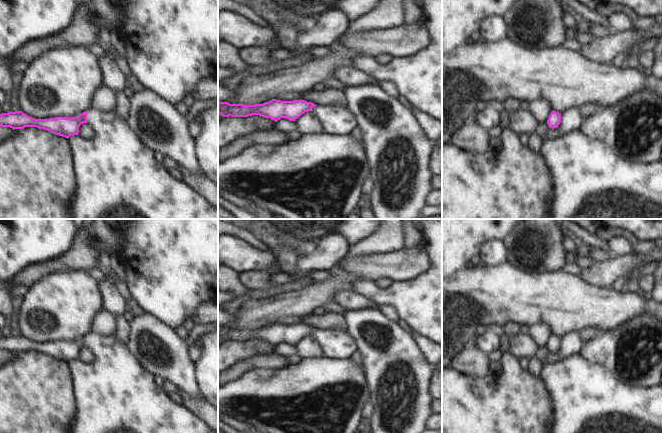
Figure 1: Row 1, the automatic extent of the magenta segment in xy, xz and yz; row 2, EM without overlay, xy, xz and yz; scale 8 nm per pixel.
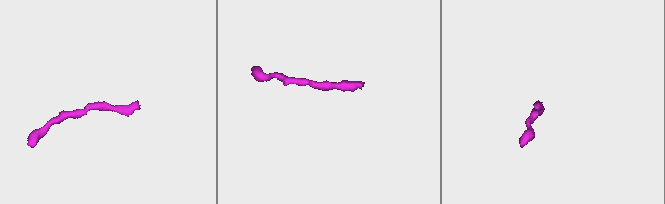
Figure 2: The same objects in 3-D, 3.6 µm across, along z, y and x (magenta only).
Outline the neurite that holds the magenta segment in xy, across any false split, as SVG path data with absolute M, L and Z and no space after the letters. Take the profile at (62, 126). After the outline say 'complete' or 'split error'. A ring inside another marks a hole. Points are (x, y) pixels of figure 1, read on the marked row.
M90 108L75 117L49 119L34 119L22 111L15 111L0 114L0 126L12 129L37 127L68 139L76 175L76 196L69 205L71 219L218 219L218 209L185 181L172 178L155 161L152 150L113 111L98 112ZM83 123L89 124L94 130L90 139L78 135L79 127Z; split error

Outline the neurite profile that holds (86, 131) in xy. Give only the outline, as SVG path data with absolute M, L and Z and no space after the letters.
M83 123L80 125L79 133L78 133L79 136L85 139L90 139L93 136L93 134L94 134L94 130L89 124Z

